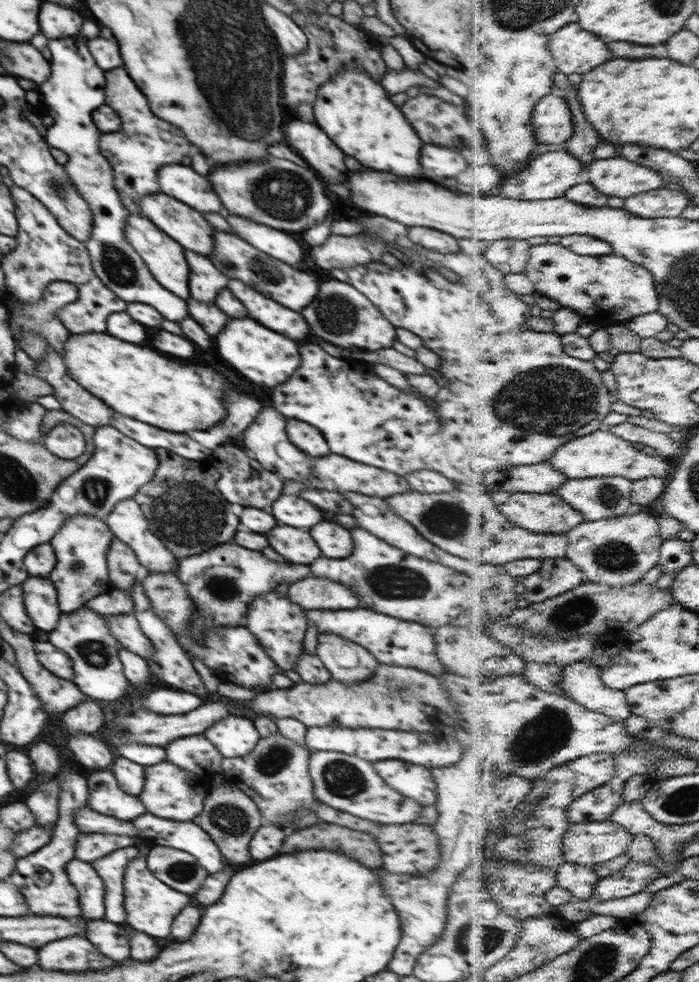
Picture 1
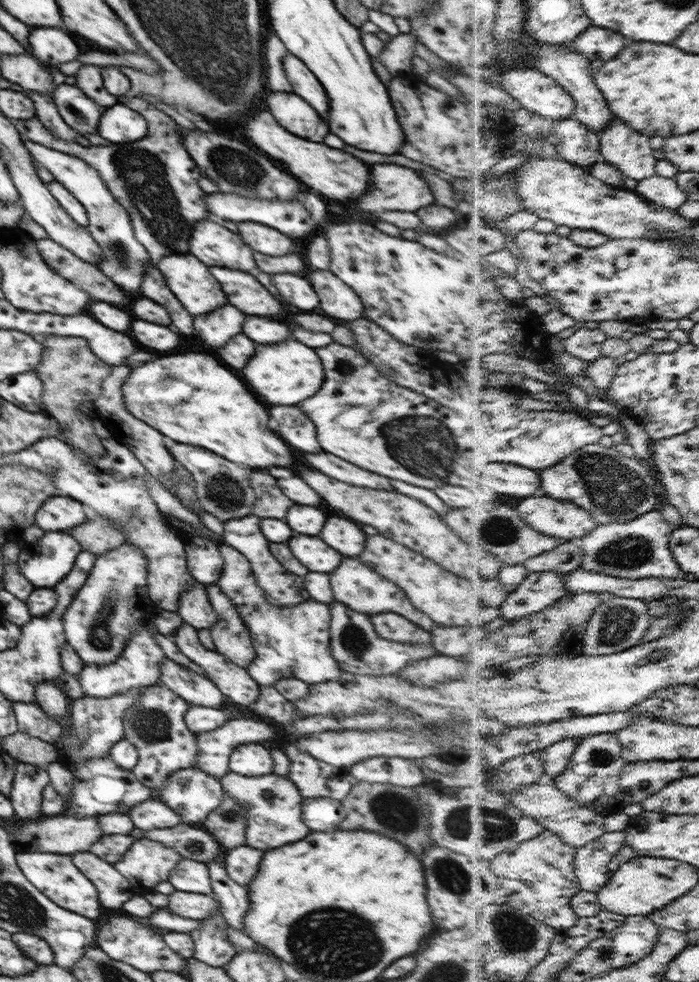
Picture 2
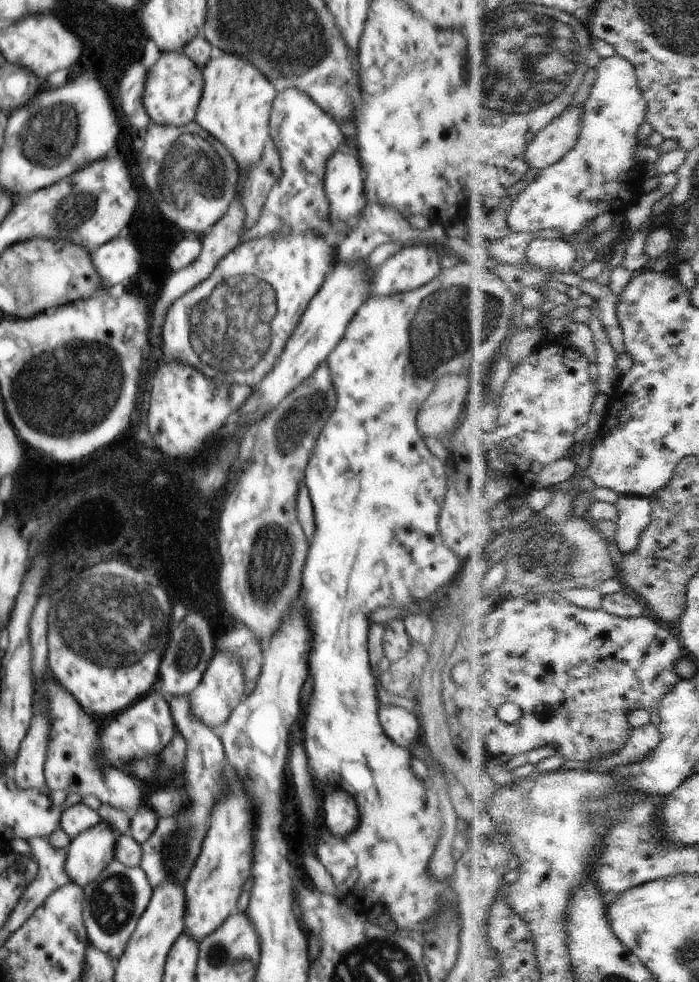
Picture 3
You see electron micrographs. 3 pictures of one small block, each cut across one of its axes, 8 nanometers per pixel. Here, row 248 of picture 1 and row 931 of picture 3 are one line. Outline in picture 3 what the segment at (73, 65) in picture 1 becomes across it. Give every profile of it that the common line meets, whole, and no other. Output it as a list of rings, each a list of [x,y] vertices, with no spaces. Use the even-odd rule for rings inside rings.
[[[114,859],[98,878],[83,887],[83,921],[89,944],[116,962],[125,951],[138,919],[146,910],[153,889],[142,867],[127,867]]]

